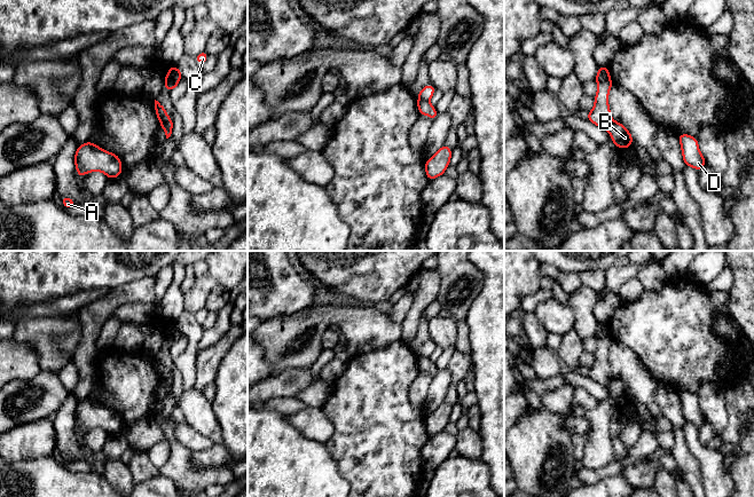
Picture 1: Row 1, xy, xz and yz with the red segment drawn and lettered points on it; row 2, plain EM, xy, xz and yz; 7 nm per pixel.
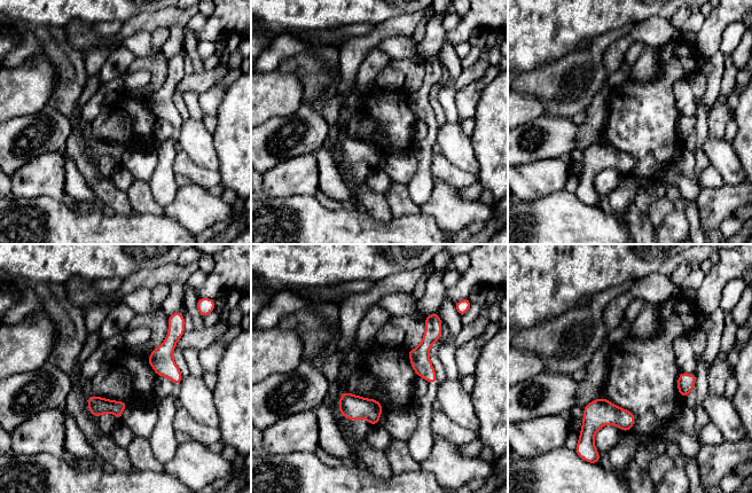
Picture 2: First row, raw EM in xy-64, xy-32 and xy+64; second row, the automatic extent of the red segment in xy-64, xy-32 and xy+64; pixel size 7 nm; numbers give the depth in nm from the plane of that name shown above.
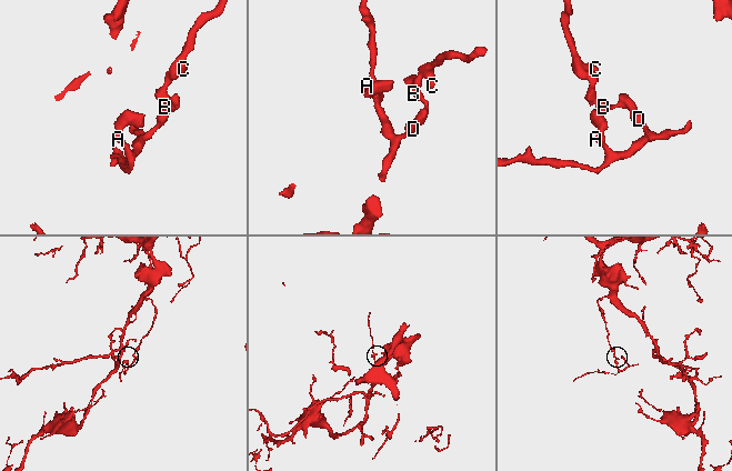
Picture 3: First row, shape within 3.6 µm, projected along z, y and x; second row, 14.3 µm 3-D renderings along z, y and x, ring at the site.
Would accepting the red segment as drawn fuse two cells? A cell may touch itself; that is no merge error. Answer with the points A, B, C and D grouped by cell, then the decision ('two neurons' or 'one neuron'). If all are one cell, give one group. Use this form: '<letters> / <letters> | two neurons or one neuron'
A B D / C | two neurons

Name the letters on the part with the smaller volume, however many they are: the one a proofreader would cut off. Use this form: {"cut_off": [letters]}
{"cut_off": ["A", "B", "D"]}

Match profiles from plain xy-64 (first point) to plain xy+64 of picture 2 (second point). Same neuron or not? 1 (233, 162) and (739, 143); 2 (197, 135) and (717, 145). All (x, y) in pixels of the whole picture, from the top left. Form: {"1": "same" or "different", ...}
{"1": "same", "2": "same"}

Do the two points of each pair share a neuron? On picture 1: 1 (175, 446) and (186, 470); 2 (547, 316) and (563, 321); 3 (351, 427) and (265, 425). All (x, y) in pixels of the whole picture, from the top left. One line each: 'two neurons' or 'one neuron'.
1: one neuron
2: one neuron
3: two neurons

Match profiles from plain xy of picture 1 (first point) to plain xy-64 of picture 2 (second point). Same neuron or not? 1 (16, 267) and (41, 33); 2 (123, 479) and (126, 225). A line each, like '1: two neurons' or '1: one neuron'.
1: two neurons
2: two neurons

